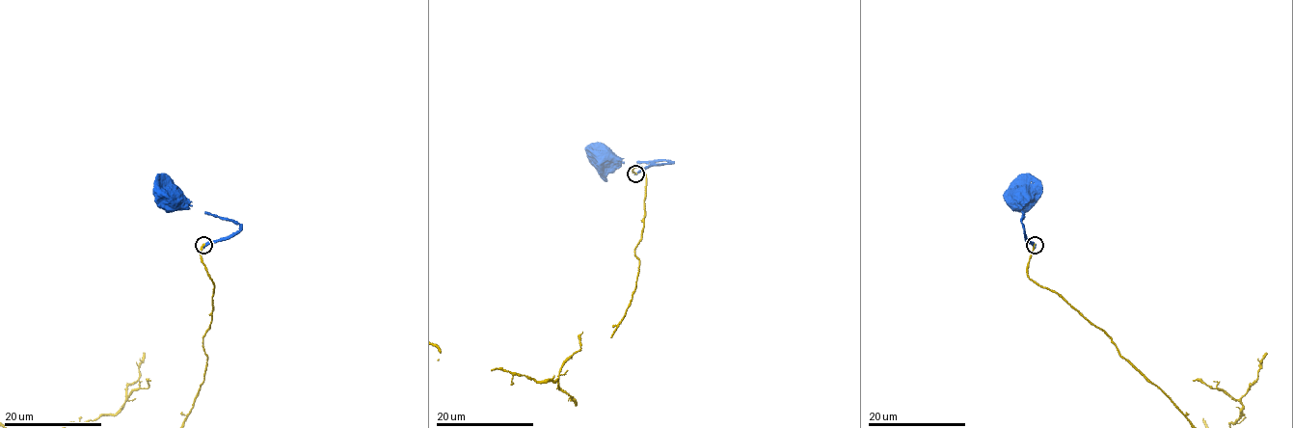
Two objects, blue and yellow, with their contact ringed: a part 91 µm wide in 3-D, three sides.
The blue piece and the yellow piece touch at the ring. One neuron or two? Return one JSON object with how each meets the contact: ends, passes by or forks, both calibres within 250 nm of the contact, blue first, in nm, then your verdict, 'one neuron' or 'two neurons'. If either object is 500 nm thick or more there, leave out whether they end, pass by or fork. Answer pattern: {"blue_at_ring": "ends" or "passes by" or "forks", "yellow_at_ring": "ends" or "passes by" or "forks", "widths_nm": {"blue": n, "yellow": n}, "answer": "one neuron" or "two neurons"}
{"blue_at_ring": "ends", "yellow_at_ring": "ends", "widths_nm": {"blue": 400, "yellow": 280}, "answer": "two neurons"}

